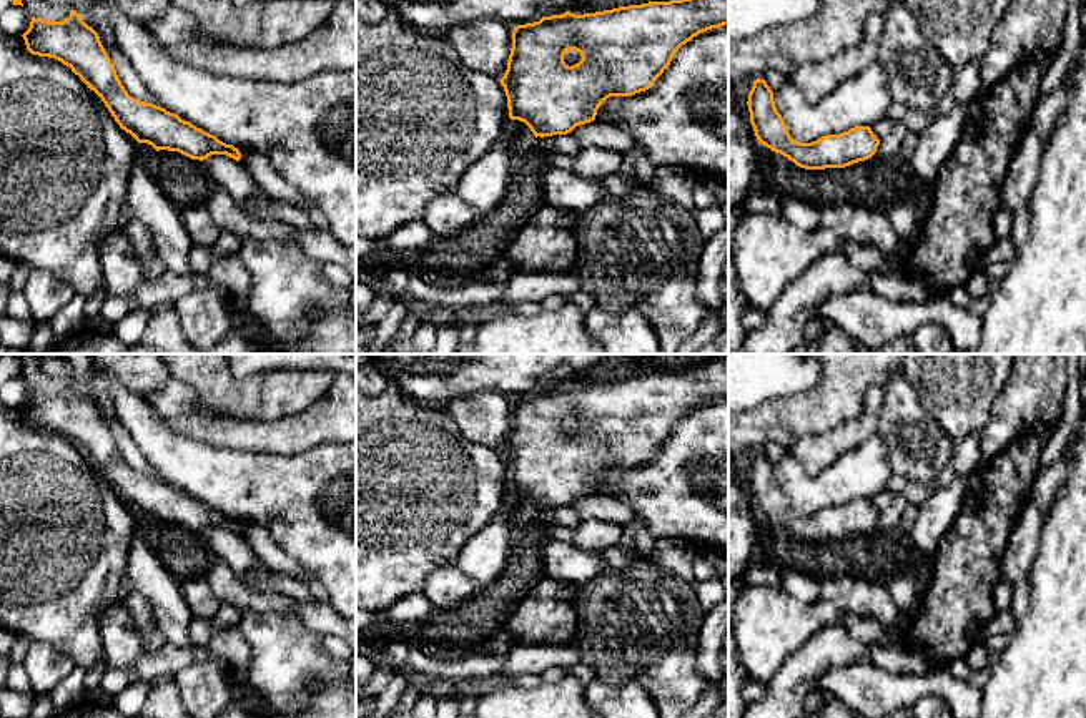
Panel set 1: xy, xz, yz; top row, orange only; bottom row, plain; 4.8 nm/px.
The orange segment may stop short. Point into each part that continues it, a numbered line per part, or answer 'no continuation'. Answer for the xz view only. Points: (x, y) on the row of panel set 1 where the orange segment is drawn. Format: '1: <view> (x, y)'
no continuation

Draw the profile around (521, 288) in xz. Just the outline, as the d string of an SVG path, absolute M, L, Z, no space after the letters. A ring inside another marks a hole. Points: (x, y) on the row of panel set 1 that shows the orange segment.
M570 271L565 274L514 274L506 283L499 302L511 309L519 302L541 302L547 296L570 296L582 289L580 279Z

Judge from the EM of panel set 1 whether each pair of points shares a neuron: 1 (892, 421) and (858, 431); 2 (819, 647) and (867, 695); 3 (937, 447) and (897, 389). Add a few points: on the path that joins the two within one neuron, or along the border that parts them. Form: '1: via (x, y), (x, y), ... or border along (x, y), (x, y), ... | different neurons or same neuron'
1: border along (882, 388), (882, 413), (877, 431) | different neurons
2: border along (862, 657), (850, 663), (834, 665), (817, 687) | different neurons
3: via (922, 432), (902, 413), (902, 404) | same neuron

